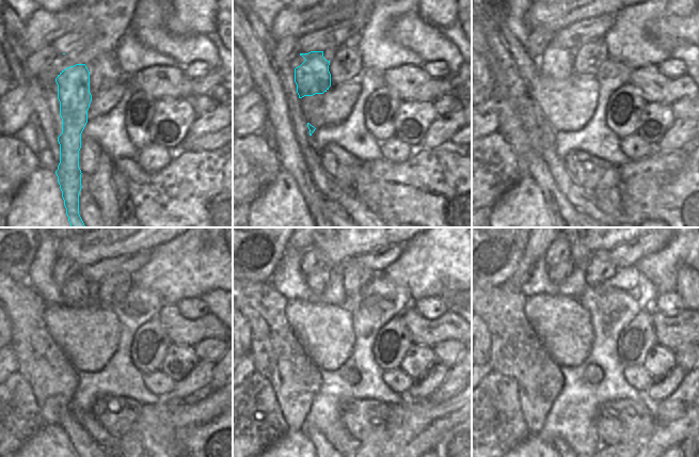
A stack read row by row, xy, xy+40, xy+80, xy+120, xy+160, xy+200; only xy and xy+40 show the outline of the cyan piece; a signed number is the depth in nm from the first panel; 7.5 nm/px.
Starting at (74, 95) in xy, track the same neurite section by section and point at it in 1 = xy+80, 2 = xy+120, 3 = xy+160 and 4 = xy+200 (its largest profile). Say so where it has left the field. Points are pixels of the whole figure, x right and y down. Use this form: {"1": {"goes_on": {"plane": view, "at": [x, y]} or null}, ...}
{"1": {"goes_on": {"plane": "xy+80", "at": [554, 62]}}, "2": {"goes_on": {"plane": "xy+120", "at": [75, 292]}}, "3": {"goes_on": {"plane": "xy+160", "at": [316, 280]}}, "4": {"goes_on": {"plane": "xy+200", "at": [558, 272]}}}

